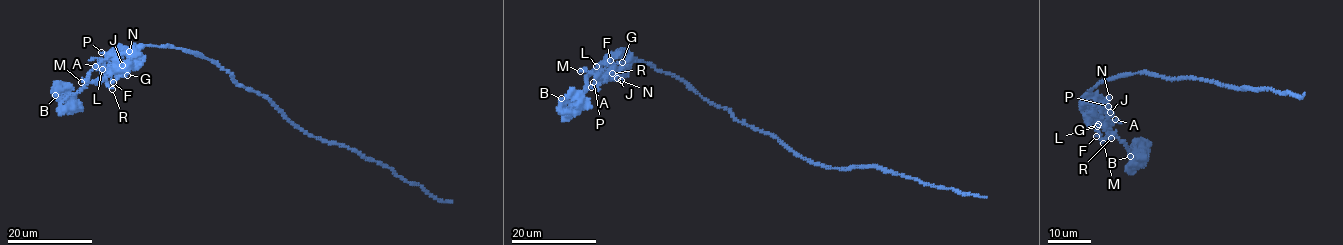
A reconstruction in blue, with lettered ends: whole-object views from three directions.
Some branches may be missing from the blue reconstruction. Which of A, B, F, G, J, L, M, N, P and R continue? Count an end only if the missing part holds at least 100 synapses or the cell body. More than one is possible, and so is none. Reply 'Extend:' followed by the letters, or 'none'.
Extend: none

